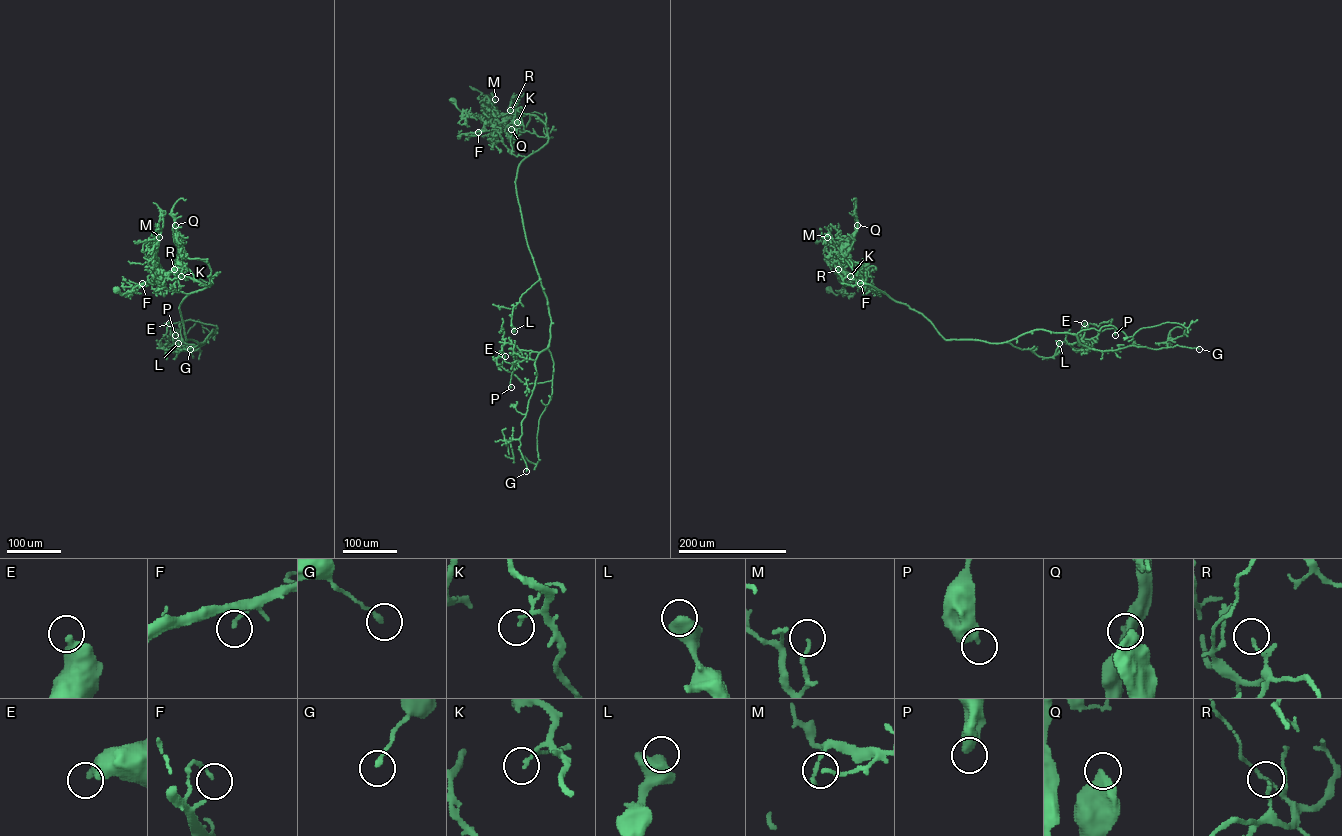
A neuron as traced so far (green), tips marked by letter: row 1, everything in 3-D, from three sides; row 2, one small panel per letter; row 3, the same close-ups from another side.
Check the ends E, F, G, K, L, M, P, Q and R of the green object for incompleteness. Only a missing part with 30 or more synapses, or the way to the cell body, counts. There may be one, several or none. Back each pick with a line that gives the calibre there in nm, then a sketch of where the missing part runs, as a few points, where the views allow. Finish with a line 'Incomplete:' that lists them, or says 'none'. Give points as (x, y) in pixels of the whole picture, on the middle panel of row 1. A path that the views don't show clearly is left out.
Incomplete: none

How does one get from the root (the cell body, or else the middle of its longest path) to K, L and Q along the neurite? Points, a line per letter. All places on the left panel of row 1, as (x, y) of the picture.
K: (117, 289), (122, 295), (160, 274), (180, 272), (181, 276)
L: (117, 289), (122, 295), (182, 272), (212, 283), (179, 307), (186, 339), (204, 342), (175, 358), (178, 343)
Q: (117, 289), (122, 295), (160, 274), (182, 272), (187, 279), (211, 283), (208, 264), (181, 251), (175, 225)

